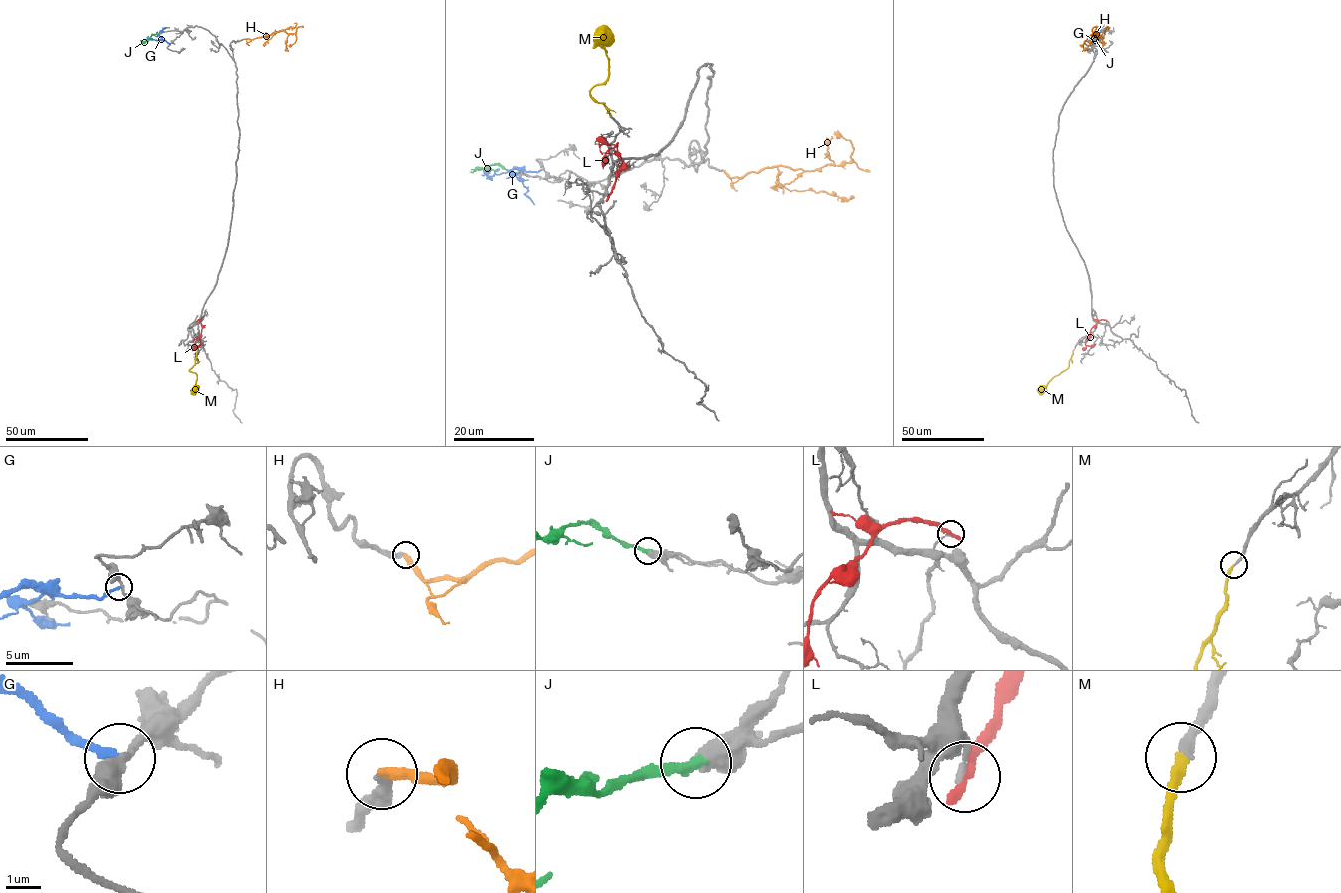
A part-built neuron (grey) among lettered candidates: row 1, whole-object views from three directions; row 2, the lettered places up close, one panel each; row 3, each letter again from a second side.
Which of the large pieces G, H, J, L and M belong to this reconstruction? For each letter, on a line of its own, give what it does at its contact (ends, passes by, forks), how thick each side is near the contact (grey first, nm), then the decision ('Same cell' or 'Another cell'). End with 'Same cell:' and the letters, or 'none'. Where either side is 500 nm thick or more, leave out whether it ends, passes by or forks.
G: It ends there. Thickness 280 nm (grey) against 260 nm. Another cell
H: It ends there. Thickness 300 nm (grey) against 320 nm. Same cell
J: Thickness 550 nm (grey) against 280 nm. Same cell
L: It ends there. Thickness 170 nm (grey) against 340 nm. Another cell
M: It ends there. Thickness 240 nm (grey) against 240 nm. Same cell
Same cell: H, J, M

